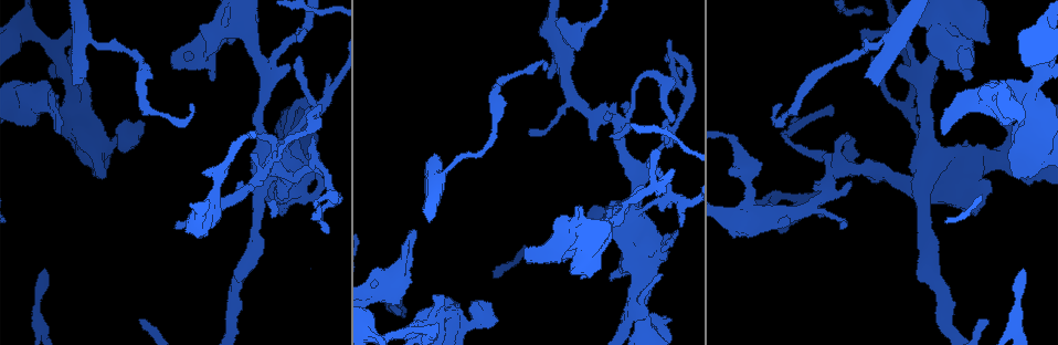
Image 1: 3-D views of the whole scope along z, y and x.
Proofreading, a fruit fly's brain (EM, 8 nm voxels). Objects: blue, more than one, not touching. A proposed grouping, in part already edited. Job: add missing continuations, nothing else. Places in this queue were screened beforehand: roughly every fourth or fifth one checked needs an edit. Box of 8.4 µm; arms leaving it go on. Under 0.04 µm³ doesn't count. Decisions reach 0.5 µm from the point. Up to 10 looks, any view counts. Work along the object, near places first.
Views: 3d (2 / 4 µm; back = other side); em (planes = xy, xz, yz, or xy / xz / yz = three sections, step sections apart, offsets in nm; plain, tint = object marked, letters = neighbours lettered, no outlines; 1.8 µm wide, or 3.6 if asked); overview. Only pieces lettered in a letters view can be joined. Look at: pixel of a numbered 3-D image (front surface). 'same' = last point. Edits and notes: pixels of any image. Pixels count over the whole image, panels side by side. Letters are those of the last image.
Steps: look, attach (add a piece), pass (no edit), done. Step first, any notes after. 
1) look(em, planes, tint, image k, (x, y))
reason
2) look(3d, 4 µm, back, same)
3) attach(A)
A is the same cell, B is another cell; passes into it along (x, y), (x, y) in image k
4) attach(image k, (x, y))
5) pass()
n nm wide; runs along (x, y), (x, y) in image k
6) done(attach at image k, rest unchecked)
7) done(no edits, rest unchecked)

look(em, 3.6 µm, yz, step 4, tint, image 1, (425, 162))
an open end

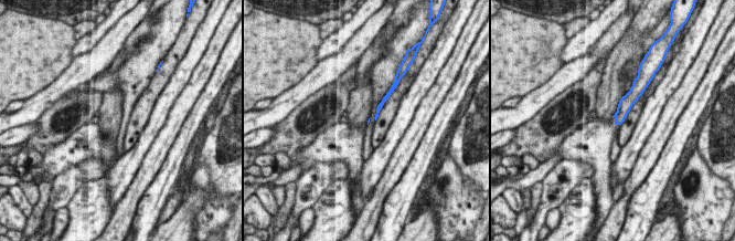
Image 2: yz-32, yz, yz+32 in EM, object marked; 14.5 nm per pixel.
look(em, 3.6 µm, planes, letters, same)

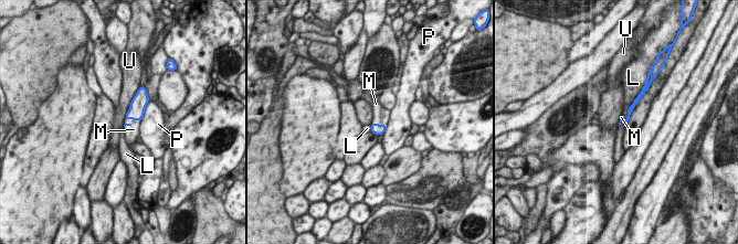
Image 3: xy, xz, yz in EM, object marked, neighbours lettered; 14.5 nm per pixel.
attach(image 3, (132, 133))
U touches over 500 nm; M is the same cell, L, P and U are other cells; it goes on there

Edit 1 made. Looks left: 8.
look(em, planes, plain, image 1, (944, 133))
branch stops here

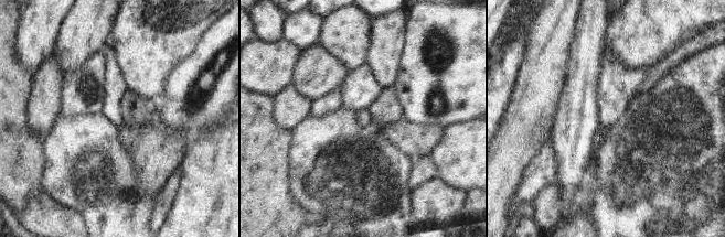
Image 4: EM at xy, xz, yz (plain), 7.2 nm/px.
look(em, planes, tint, same)
where the object lies

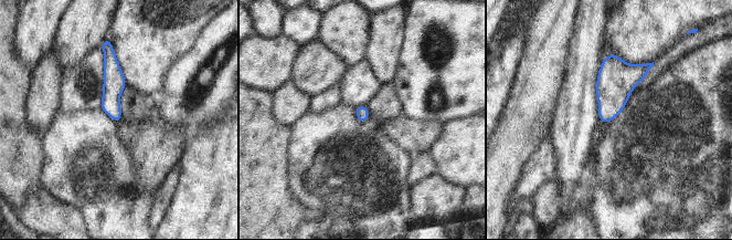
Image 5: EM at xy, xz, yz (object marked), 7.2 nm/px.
look(em, planes, letters, same)

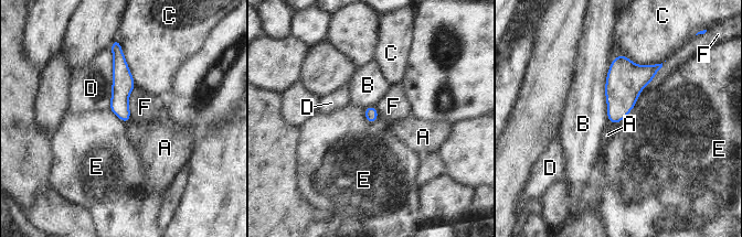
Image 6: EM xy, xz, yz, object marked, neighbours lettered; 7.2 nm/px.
pass()
A, B, C, D, E and F are other cells; runs along (118, 51), (120, 108), (125, 119) in image 6; no lettered piece goes on from it

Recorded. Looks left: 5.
look(em, planes, letters, image 1, (437, 324))
branch stops here

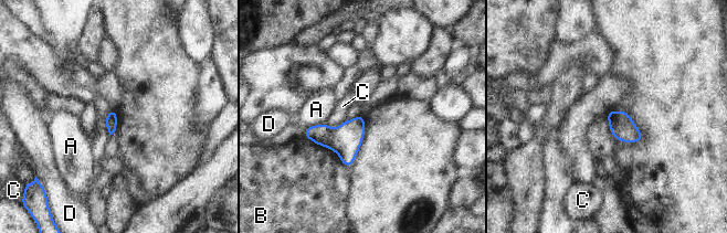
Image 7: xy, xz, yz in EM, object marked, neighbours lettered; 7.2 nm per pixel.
pass()
A, B, C and D are other cells; none of them fits

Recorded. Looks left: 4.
look(em, 3.6 µm, xy, step 8, letters, image 1, (98, 145))
a fork

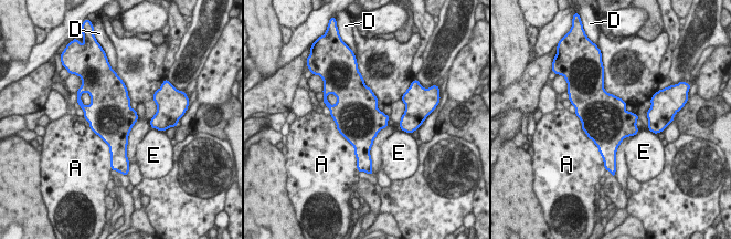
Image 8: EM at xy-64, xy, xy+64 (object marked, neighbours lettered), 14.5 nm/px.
pass()
A, D and E are other cells; border along (378, 102), (378, 108), (382, 112) in image 8; none of them fits

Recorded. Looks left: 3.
done(attach at image 3, rest unchecked)

